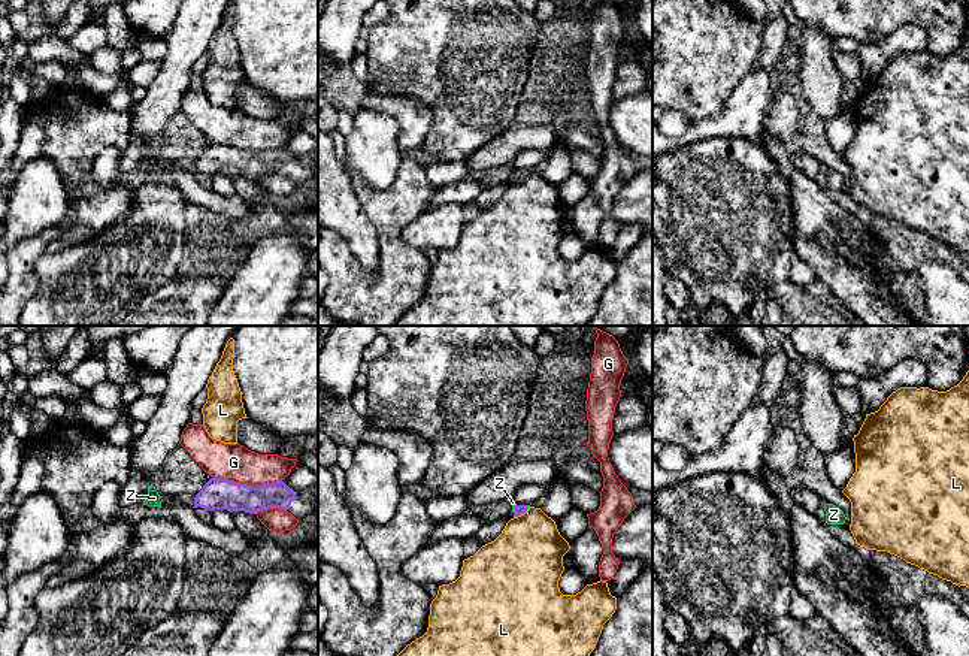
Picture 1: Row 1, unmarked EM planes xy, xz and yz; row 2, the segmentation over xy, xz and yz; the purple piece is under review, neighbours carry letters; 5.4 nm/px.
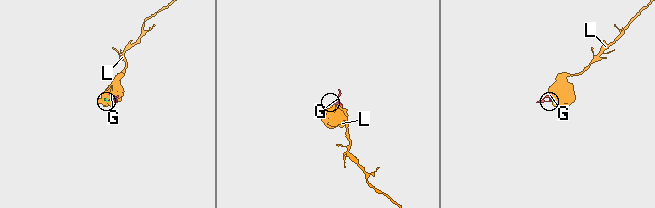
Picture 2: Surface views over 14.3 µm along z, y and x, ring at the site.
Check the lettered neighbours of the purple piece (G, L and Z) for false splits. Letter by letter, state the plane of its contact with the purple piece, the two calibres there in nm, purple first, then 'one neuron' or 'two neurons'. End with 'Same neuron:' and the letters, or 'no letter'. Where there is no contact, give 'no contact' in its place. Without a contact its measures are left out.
G: xy | 170/200 nm | two neurons
L: xz | 50/400 nm | two neurons
Z: xz | 50/20 nm | one neuron
Same neuron: Z

